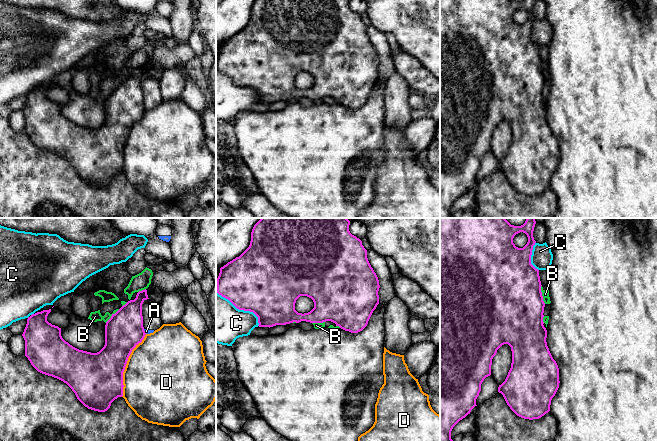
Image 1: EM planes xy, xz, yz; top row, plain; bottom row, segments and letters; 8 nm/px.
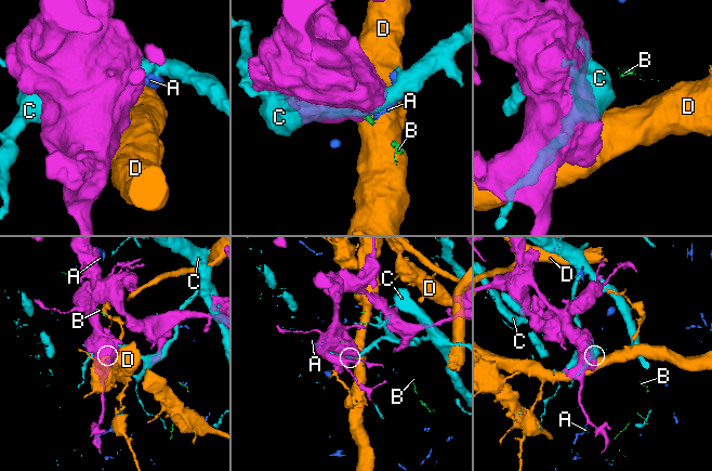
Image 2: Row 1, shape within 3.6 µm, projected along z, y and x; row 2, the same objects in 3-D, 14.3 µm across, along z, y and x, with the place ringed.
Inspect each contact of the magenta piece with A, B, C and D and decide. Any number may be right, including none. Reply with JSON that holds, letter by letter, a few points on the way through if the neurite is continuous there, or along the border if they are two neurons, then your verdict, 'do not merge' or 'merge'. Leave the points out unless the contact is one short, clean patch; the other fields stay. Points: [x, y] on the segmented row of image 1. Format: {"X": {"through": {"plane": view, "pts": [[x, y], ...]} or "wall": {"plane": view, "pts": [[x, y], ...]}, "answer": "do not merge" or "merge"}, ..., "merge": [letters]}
{"A": {"answer": "do not merge"}, "B": {"answer": "do not merge"}, "C": {"answer": "do not merge"}, "D": {"answer": "do not merge"}, "merge": []}

